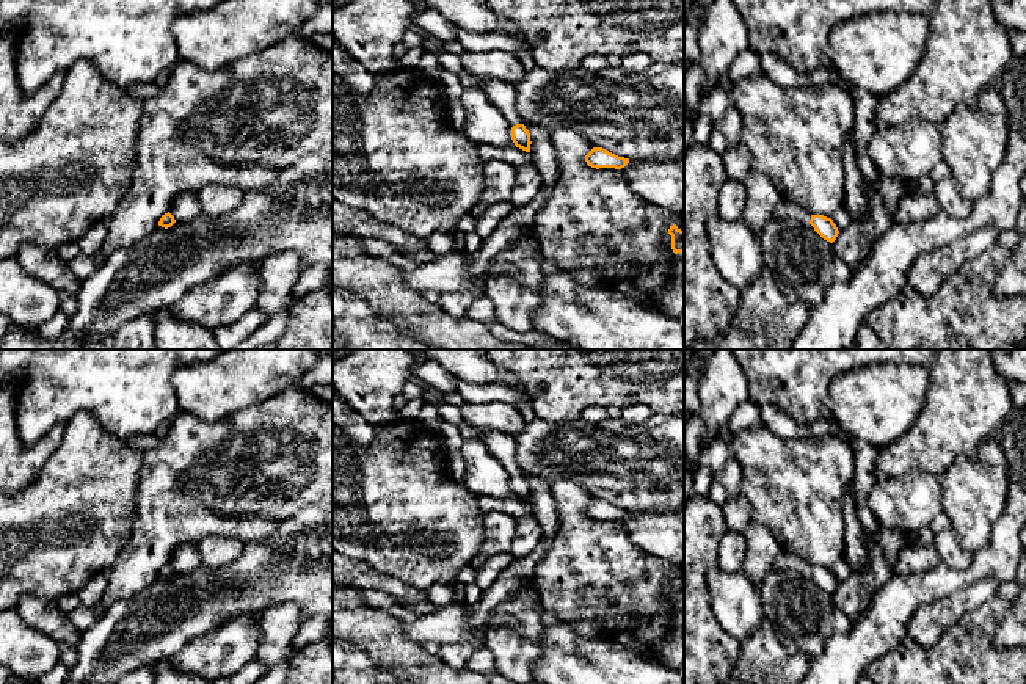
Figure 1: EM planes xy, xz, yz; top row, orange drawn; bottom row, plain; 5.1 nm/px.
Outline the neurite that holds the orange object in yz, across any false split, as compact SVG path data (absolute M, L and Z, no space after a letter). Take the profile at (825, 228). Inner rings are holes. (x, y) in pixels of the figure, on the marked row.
M780 199L778 206L773 209L772 216L777 220L795 220L800 223L810 223L814 231L830 243L833 243L839 234L831 218L824 215L810 215L795 202L788 202L784 199Z

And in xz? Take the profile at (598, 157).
M593 147L587 155L585 162L591 168L615 168L621 169L629 163L629 158L618 157L602 147Z

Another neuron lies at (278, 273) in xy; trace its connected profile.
M292 251L268 256L259 262L259 295L256 307L273 314L290 301L293 287L306 270L303 259Z

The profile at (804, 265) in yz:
M770 218L759 234L764 267L792 304L814 307L833 282L846 282L853 270L836 256L810 223Z

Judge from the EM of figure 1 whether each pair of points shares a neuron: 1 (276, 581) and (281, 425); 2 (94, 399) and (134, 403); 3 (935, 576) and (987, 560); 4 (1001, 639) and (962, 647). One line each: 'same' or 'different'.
1: different
2: same
3: same
4: different

